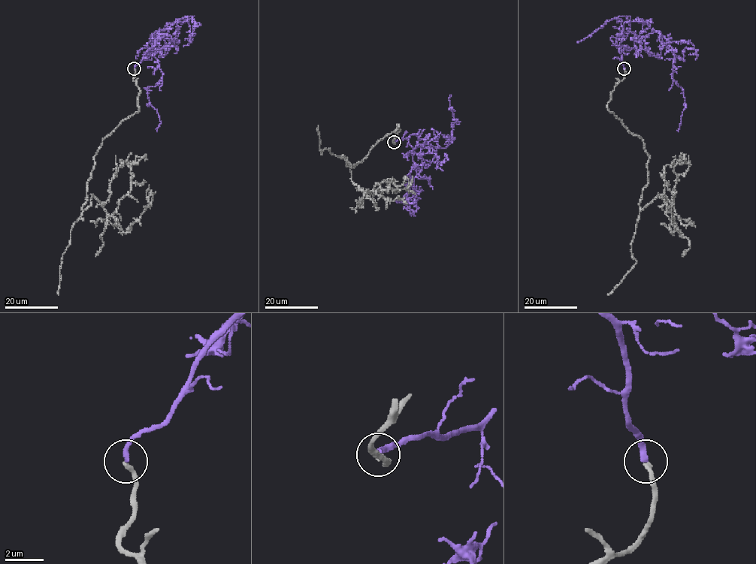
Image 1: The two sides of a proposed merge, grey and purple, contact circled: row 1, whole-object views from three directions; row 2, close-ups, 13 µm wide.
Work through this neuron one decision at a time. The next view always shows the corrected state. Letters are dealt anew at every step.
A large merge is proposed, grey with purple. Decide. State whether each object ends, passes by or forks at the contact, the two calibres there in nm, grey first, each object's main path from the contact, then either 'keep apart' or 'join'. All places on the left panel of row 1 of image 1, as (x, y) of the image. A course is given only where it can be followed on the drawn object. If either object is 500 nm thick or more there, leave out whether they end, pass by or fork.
grey ends | purple ends | 240/280 nm | grey via (134, 68), (138, 110), (103, 140), (83, 209), (92, 195), (126, 233), (149, 204), (149, 185) | purple via (134, 68), (157, 32), (153, 55), (162, 78), (147, 91), (161, 120), (156, 131) | join

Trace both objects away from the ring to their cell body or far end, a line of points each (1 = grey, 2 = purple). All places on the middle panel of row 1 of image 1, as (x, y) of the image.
1: (394, 142), (398, 125), (354, 167), (343, 158), (352, 181), (366, 193), (408, 191), (408, 183)
2: (394, 142), (418, 137), (412, 185), (412, 191), (422, 191), (406, 201), (413, 203), (420, 198), (416, 195)

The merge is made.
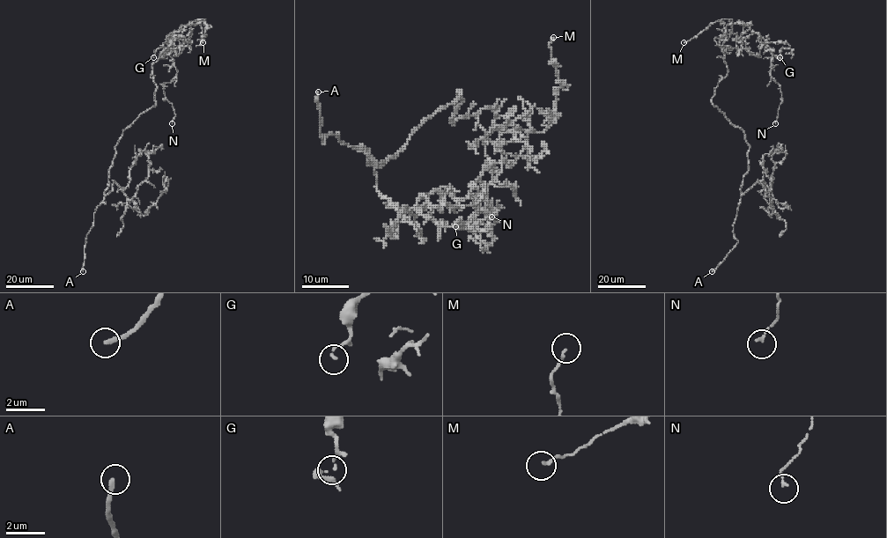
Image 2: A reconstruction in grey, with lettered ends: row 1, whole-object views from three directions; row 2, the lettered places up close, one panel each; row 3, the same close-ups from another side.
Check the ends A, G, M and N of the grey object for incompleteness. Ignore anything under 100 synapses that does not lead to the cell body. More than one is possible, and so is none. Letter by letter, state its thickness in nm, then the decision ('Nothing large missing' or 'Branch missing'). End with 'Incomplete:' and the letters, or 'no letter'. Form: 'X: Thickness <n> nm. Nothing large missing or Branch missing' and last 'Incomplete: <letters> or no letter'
A: Thickness 220 nm. Branch missing
G: Thickness 120 nm. Nothing large missing
M: Thickness 130 nm. Nothing large missing
N: Thickness 120 nm. Nothing large missing
Incomplete: A

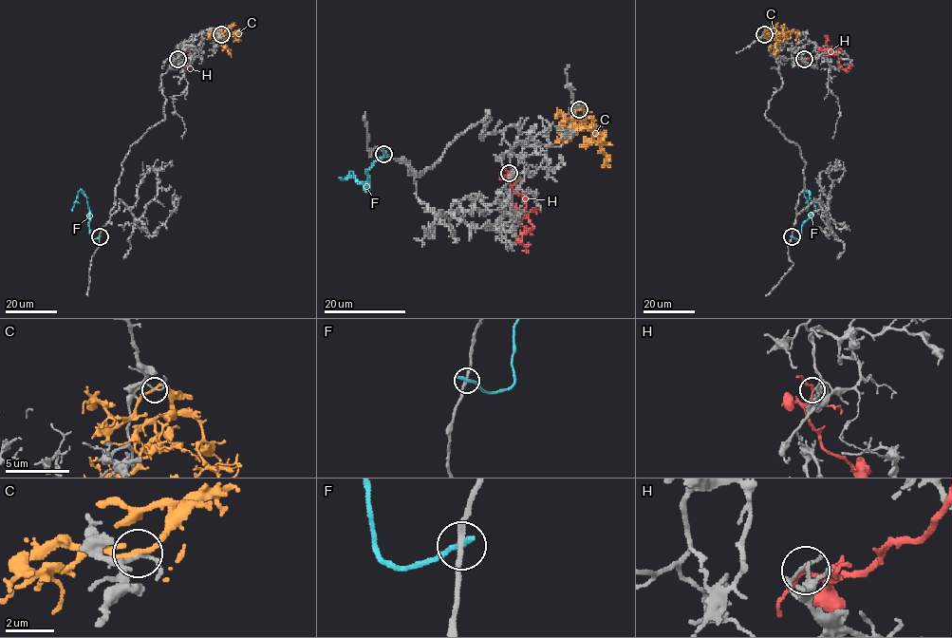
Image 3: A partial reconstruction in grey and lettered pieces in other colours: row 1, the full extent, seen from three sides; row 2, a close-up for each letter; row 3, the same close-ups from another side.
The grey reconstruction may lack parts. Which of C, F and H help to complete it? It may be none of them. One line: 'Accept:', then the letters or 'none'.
Accept: none

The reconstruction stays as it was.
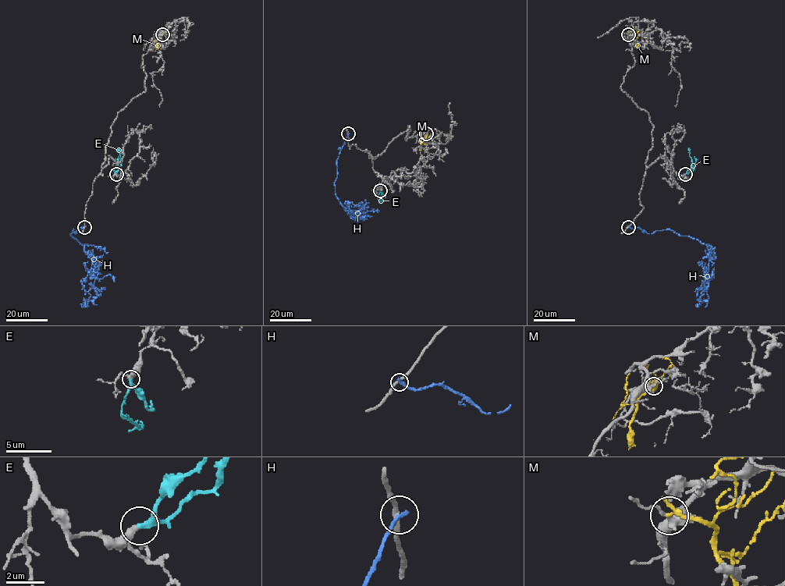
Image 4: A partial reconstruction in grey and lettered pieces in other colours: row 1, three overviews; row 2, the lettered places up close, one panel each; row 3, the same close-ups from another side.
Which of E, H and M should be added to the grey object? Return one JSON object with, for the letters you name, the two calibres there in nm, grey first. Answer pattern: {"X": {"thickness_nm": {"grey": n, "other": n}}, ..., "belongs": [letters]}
{"E": {"thickness_nm": {"grey": 320, "other": 260}}, "belongs": ["E"]}

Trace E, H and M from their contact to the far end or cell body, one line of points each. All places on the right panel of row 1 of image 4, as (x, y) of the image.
E: (684, 174), (692, 166), (689, 148)
H: (629, 226), (639, 228), (648, 234), (671, 229), (707, 246), (709, 297), (698, 303)
M: (628, 34), (632, 35), (634, 38), (642, 32), (645, 35)

